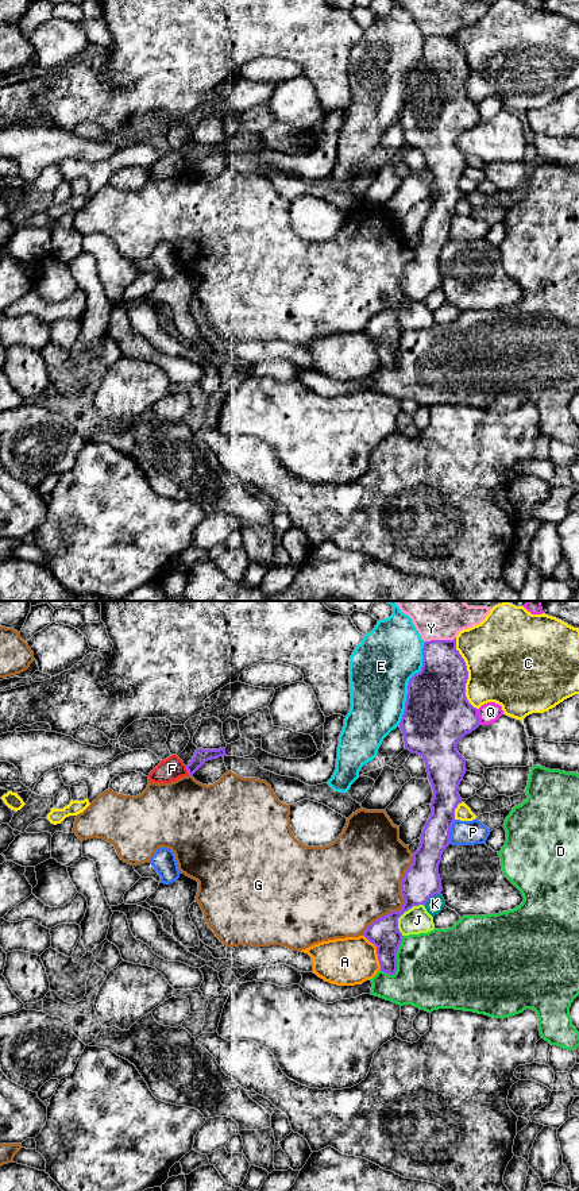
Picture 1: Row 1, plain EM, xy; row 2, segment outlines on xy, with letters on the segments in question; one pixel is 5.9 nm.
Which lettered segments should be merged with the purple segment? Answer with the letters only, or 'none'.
none

